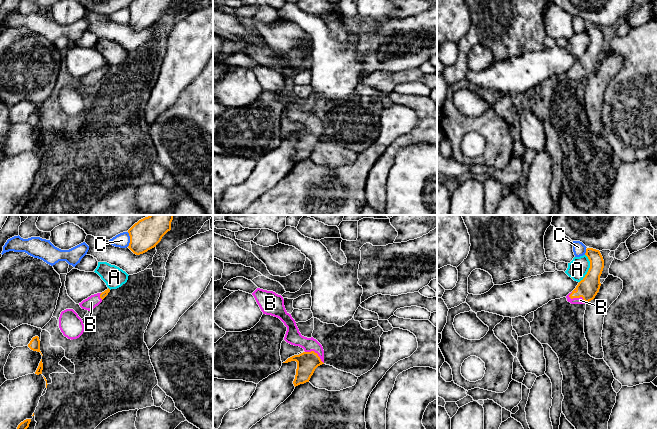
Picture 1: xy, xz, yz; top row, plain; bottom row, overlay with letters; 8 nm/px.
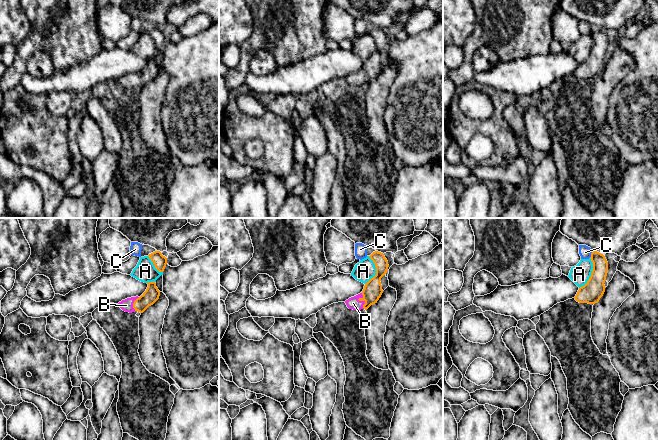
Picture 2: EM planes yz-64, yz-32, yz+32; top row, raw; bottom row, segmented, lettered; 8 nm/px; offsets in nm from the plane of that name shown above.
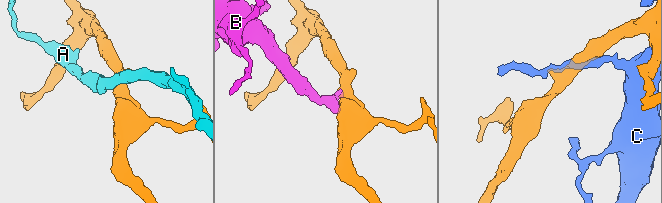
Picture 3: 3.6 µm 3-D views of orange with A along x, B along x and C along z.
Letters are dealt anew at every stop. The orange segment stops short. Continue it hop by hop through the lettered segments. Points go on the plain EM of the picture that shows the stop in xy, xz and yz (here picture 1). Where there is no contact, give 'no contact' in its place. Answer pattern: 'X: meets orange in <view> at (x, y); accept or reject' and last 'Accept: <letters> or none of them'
A: meets orange in yz at (589, 44); reject
B: meets orange in yz at (578, 73); accept
C: meets orange in xy at (130, 15); reject
Accept: B

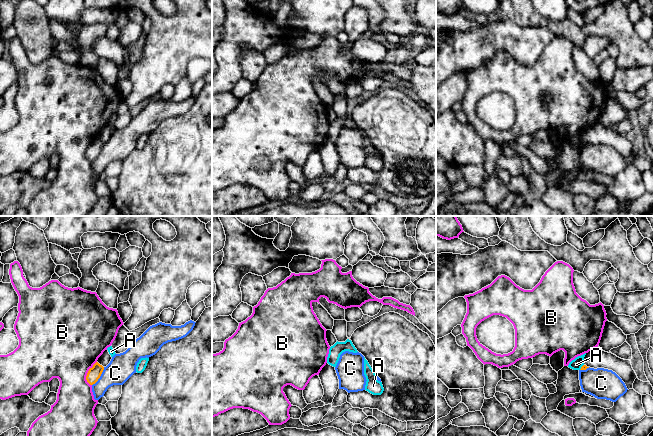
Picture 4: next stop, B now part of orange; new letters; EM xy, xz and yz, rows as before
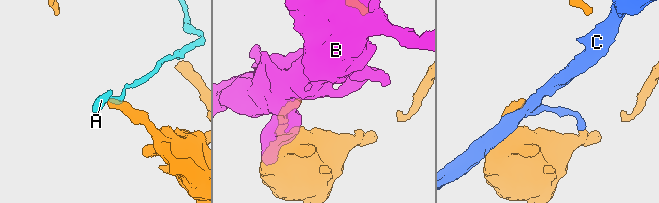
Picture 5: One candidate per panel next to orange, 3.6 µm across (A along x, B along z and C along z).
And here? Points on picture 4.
A: meets orange in yz at (581, 143); reject
B: meets orange in xy at (87, 149); reject
C: meets orange in xy at (100, 151); reject
Accept: none of them

